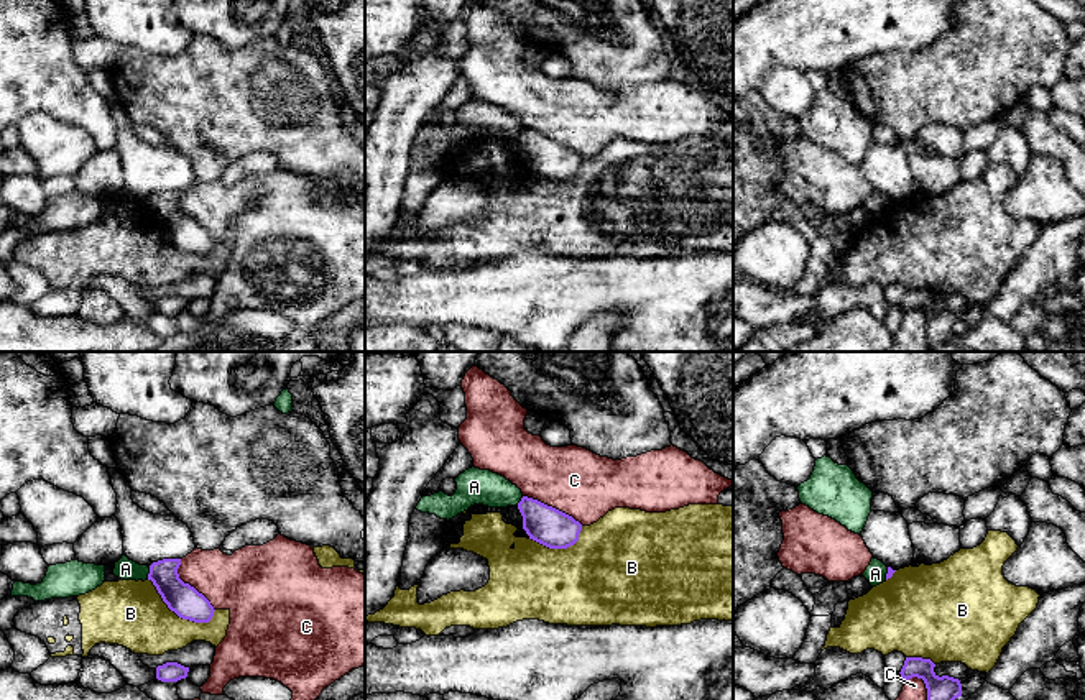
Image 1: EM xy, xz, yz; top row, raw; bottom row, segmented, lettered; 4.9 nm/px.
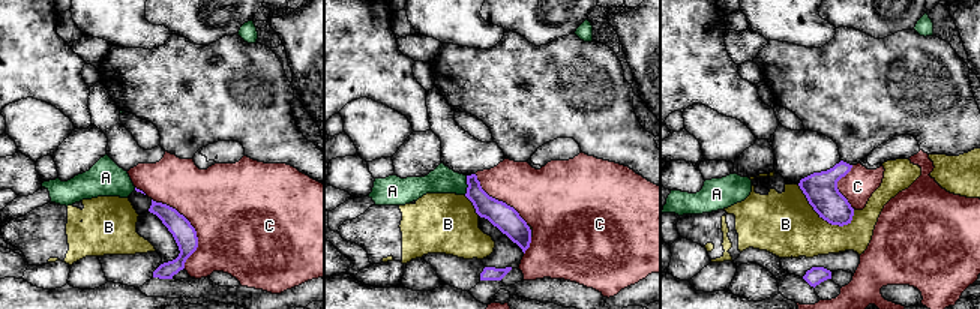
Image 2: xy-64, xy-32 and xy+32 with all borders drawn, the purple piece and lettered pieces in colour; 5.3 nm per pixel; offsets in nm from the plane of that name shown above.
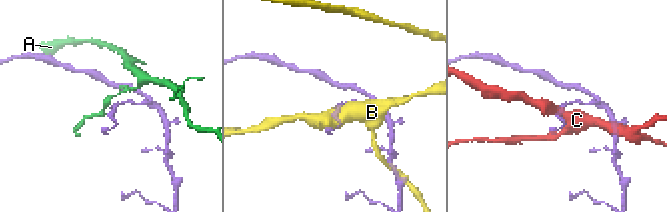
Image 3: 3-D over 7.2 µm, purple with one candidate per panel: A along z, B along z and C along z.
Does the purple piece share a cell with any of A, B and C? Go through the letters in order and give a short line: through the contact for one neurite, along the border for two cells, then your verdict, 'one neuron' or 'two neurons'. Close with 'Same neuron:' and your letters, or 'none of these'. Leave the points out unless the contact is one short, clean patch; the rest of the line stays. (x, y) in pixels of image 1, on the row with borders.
A: line xy (150, 567), (147, 579); two neurons
B: two neurons
C: two neurons
Same neuron: none of these

